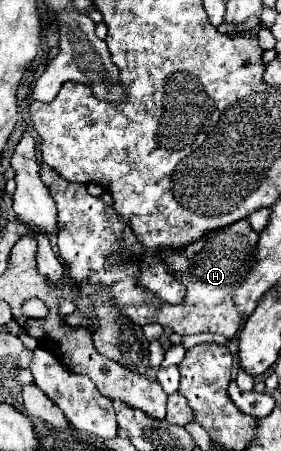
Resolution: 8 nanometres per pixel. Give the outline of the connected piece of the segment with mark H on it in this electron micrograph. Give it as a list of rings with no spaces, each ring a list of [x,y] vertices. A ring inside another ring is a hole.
[[[40,164],[40,178],[48,186],[58,206],[60,256],[66,262],[72,280],[86,296],[96,288],[96,284],[110,288],[114,294],[114,304],[140,326],[158,322],[172,328],[180,336],[218,332],[226,338],[234,338],[238,334],[242,318],[234,308],[232,292],[248,268],[252,268],[254,248],[258,242],[258,234],[250,228],[248,220],[240,220],[232,226],[232,240],[230,228],[222,228],[206,234],[202,240],[196,240],[196,244],[186,246],[180,254],[162,252],[174,276],[178,276],[188,288],[184,304],[166,304],[136,284],[138,274],[134,268],[140,266],[138,256],[142,254],[142,246],[136,242],[136,236],[130,232],[130,228],[120,222],[114,208],[106,208],[98,196],[88,194],[84,184],[64,180],[46,164]]]

